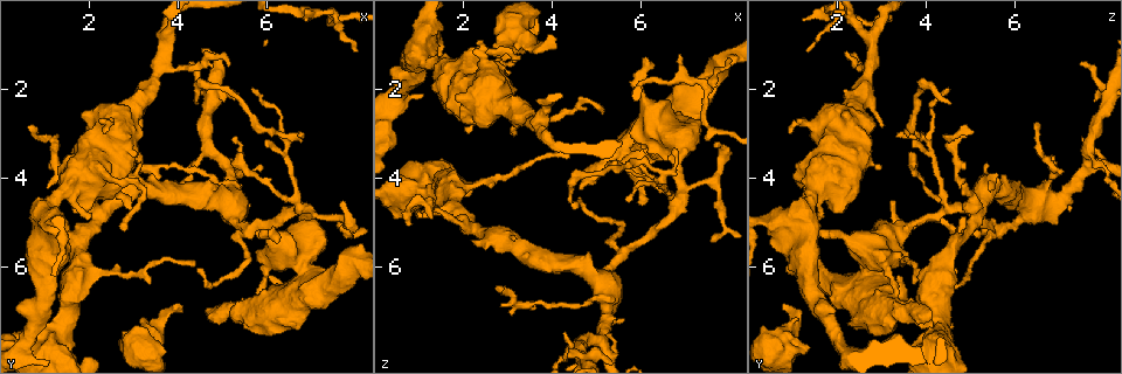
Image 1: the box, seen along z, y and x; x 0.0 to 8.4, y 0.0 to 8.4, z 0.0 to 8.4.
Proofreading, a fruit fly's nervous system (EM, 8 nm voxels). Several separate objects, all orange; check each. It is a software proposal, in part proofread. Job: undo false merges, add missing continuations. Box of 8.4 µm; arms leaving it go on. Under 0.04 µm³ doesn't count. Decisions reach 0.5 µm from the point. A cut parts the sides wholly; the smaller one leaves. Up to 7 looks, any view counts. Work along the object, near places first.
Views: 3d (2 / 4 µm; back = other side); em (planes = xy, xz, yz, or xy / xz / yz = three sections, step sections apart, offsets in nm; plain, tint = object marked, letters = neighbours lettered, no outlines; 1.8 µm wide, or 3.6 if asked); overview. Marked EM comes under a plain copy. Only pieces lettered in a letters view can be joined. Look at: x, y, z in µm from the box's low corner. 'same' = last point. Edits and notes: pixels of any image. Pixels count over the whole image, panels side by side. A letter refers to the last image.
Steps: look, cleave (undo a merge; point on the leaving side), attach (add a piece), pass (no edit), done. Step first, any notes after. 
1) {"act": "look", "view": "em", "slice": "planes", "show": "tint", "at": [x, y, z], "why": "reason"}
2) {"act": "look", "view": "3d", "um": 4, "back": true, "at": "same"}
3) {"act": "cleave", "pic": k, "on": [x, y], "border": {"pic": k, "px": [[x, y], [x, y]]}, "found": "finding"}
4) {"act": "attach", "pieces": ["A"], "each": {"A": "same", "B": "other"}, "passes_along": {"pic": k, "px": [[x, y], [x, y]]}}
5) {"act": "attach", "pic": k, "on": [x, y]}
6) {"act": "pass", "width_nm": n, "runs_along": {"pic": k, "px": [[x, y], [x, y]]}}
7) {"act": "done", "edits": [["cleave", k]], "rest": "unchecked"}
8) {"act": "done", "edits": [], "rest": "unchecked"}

{"act": "look", "view": "em", "um": 3.6, "slice": "planes", "show": "letters", "at": [6.85, 6.30, 2.80], "why": "sudden change in width"}

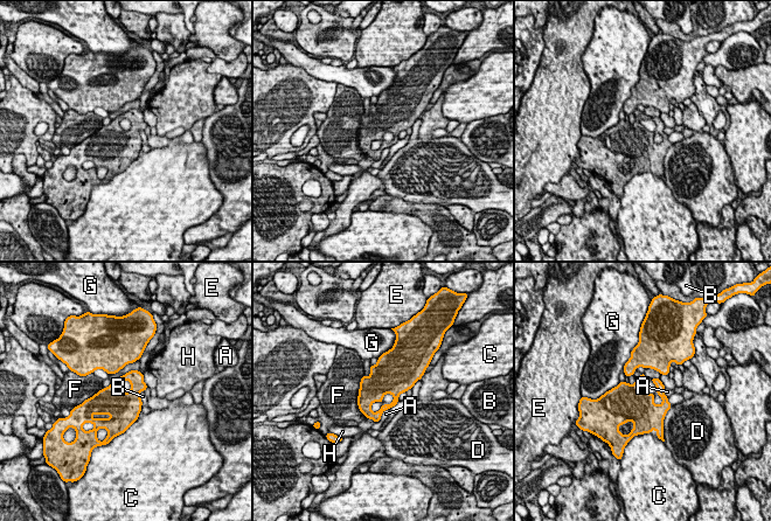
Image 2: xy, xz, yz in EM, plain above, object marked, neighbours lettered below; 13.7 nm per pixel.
{"act": "pass", "each": {"A": "other", "B": "other", "C": "other", "D": "other", "E": "other", "F": "other", "G": "other", "H": "other"}, "found": "all the same neuron"}

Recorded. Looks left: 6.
{"act": "look", "view": "3d", "um": 2, "at": [6.85, 4.70, 4.55], "why": "sudden change in width"}

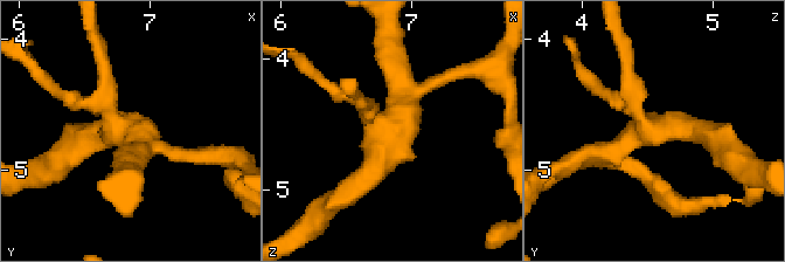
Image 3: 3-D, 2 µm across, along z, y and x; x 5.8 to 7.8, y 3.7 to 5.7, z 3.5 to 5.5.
{"act": "look", "view": "em", "slice": "planes", "show": "letters", "at": [6.86, 4.68, 4.48], "why": "need the tissue"}

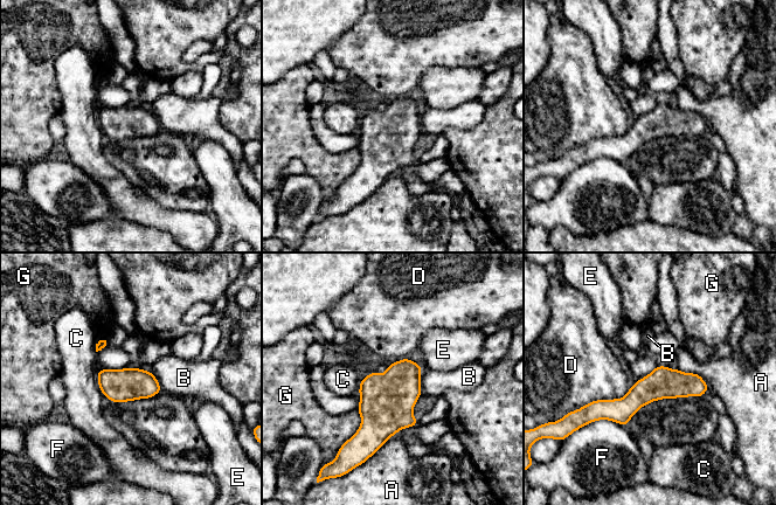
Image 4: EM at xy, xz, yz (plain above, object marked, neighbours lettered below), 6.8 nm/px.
{"act": "pass", "each": {"A": "other", "B": "other", "C": "other", "D": "other", "E": "other", "F": "other", "G": "other"}, "found": "one neuron here"}

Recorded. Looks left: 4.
{"act": "look", "view": "3d", "um": 2, "at": [4.10, 7.00, 1.10], "why": "an open end"}

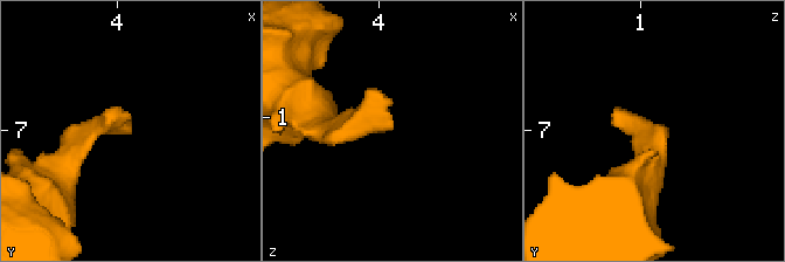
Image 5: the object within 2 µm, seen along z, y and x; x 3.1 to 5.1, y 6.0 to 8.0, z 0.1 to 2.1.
{"act": "look", "view": "em", "slice": "planes", "show": "letters", "at": [4.10, 7.00, 1.10], "why": "need the tissue"}

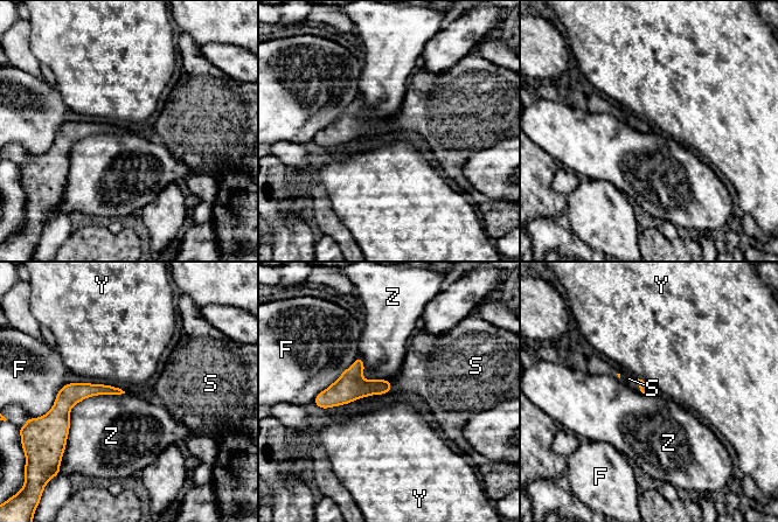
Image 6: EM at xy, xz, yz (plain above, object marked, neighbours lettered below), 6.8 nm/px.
{"act": "attach", "pieces": ["S"], "longest_contact_nm": ["Z", 550], "each": {"F": "other", "S": "same", "Y": "other", "Z": "other"}, "found": "it goes on there"}

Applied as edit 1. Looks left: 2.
{"act": "done", "edits": [["attach", 6]], "rest": "unchecked"}

